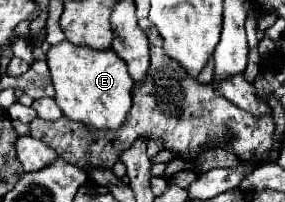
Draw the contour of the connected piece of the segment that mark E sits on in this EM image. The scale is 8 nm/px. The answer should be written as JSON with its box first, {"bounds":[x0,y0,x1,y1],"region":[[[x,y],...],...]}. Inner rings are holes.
{"bounds":[46,40,132,132],"region":[[[68,40],[52,46],[46,56],[52,84],[56,88],[54,100],[66,118],[84,122],[90,132],[116,130],[124,124],[132,106],[132,80],[124,60],[120,60],[112,50],[92,50]]]}

